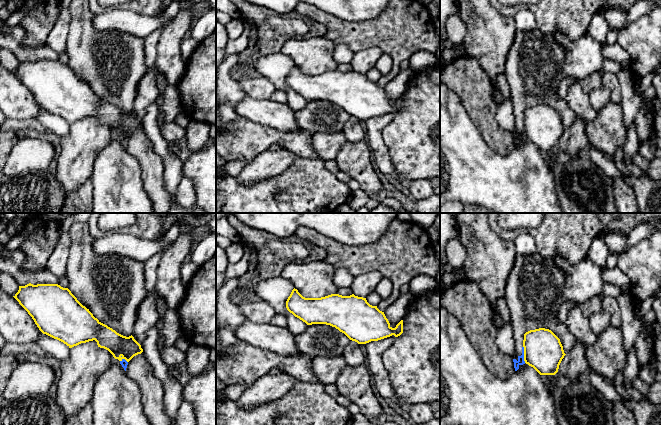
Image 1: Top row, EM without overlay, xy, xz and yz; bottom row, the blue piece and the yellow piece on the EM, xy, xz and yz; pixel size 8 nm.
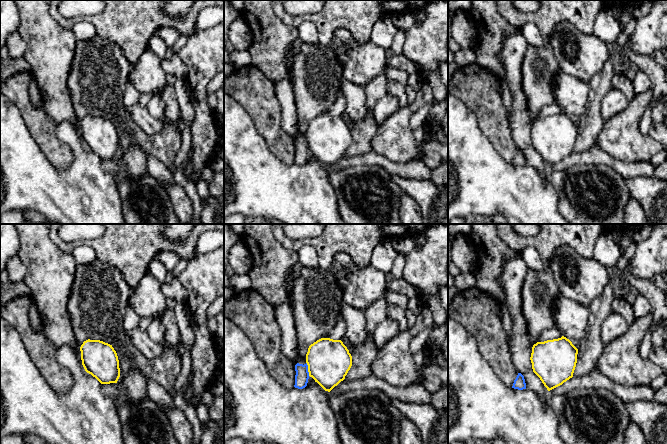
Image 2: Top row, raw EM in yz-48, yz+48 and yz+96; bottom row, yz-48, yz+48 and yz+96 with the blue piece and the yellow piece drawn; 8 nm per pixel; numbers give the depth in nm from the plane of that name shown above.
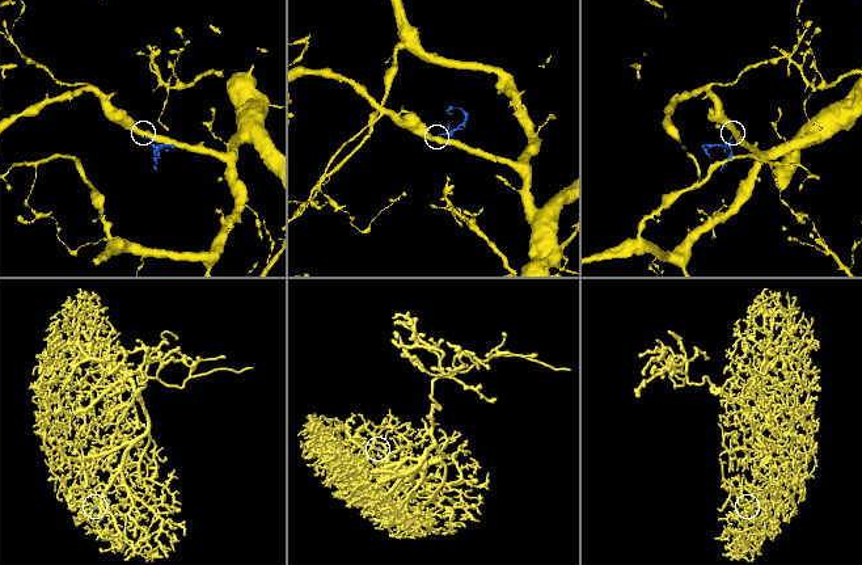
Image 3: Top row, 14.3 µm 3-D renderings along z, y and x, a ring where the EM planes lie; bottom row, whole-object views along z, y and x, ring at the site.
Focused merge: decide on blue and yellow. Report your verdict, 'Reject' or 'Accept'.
Reject

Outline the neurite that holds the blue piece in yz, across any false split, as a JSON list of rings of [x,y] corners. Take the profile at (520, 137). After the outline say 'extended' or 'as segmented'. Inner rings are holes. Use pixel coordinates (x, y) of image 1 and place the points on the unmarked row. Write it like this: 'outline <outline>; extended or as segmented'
outline [[[537,28],[529,31],[517,30],[514,42],[508,52],[505,75],[510,86],[513,105],[515,128],[518,135],[513,135],[515,147],[524,137],[524,110],[530,106],[545,104],[551,106],[559,115],[565,130],[568,130],[576,120],[577,115],[567,104],[566,100],[559,99],[556,90],[564,77],[563,70],[565,52],[556,41],[553,33],[542,33]]]; extended

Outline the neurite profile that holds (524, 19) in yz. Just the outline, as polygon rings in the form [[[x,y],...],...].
[[[519,9],[513,20],[517,30],[529,31],[536,28],[534,14],[528,9]]]

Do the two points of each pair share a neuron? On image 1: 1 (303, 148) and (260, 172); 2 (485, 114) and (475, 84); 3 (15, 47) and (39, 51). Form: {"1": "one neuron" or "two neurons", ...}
{"1": "two neurons", "2": "one neuron", "3": "one neuron"}

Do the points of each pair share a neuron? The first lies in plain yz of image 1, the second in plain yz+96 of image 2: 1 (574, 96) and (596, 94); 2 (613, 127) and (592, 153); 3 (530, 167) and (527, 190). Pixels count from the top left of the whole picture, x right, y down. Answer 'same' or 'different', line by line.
1: different
2: different
3: same

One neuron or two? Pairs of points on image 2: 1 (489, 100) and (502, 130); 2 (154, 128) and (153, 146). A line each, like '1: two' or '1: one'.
1: one
2: two

